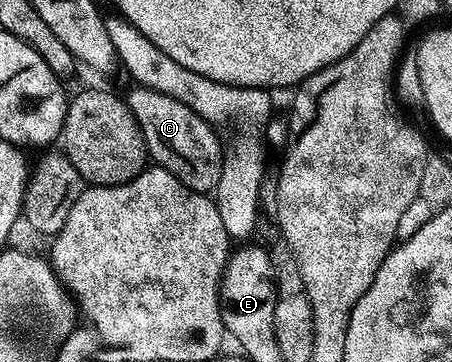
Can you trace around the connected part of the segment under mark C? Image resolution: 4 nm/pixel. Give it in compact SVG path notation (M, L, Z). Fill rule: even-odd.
M134 86L132 90L127 95L127 102L141 127L148 158L156 166L173 174L184 187L202 193L216 192L226 153L222 136L210 123L203 121L199 113L187 109L183 101L175 101L175 97L167 97L167 93L146 87Z

